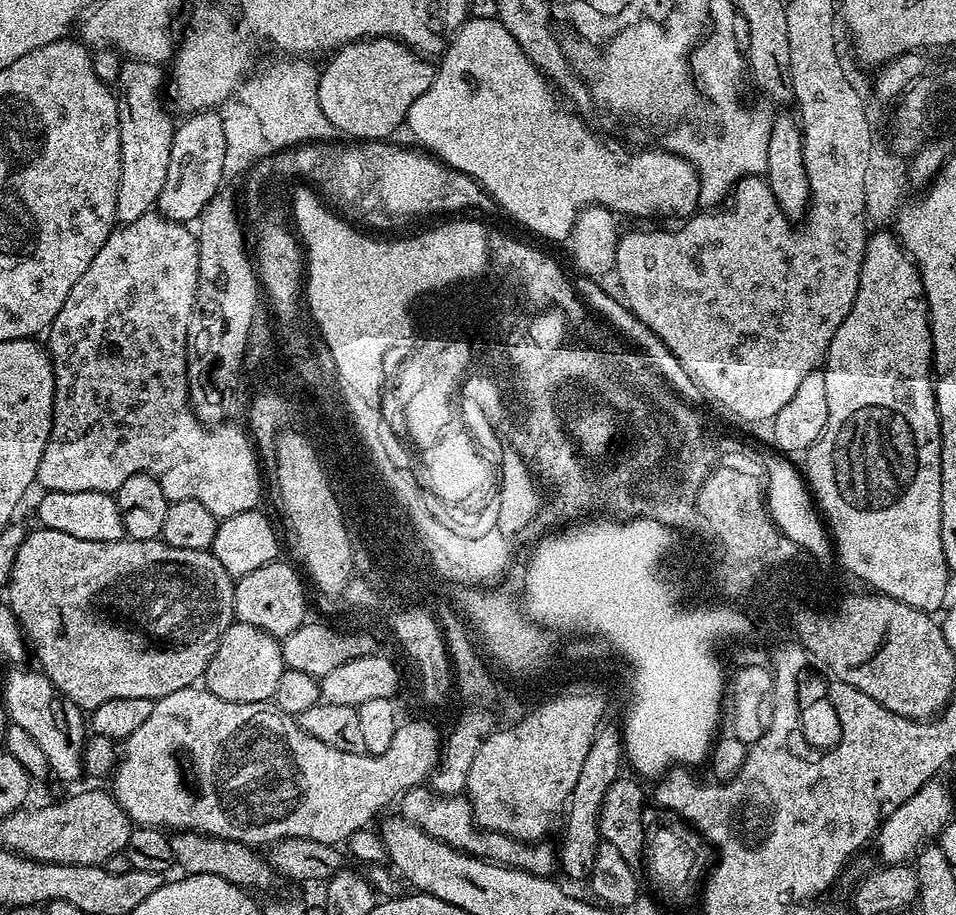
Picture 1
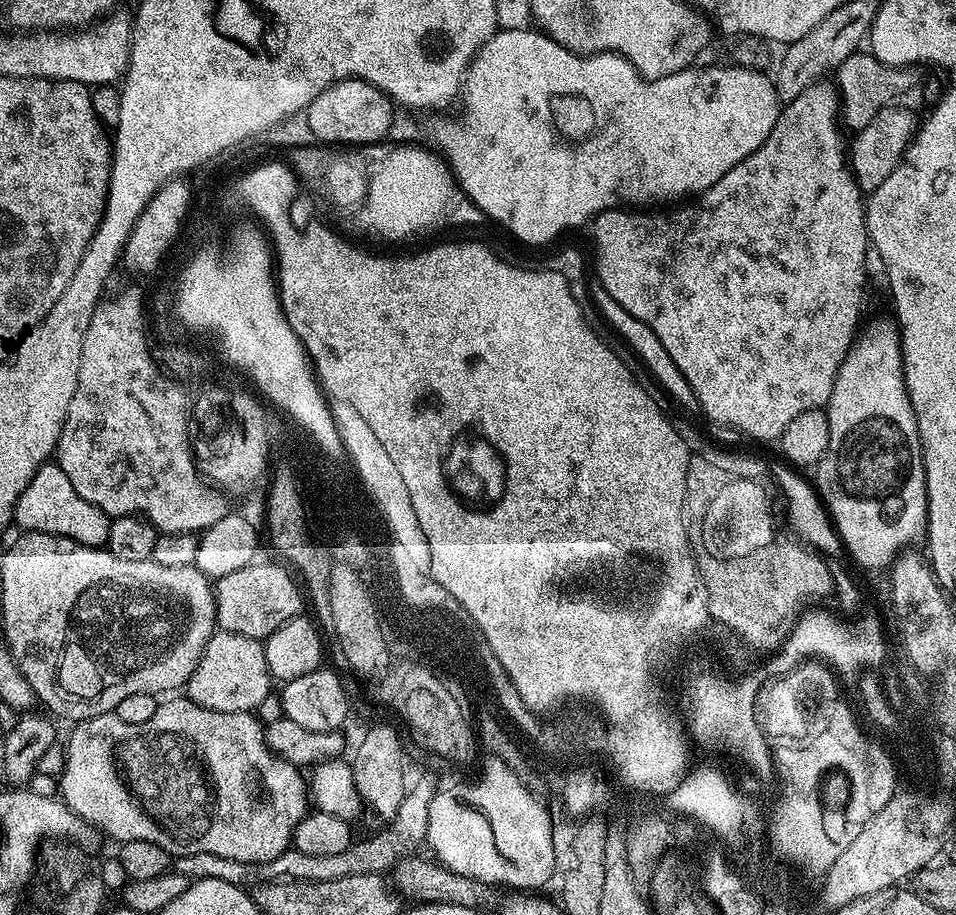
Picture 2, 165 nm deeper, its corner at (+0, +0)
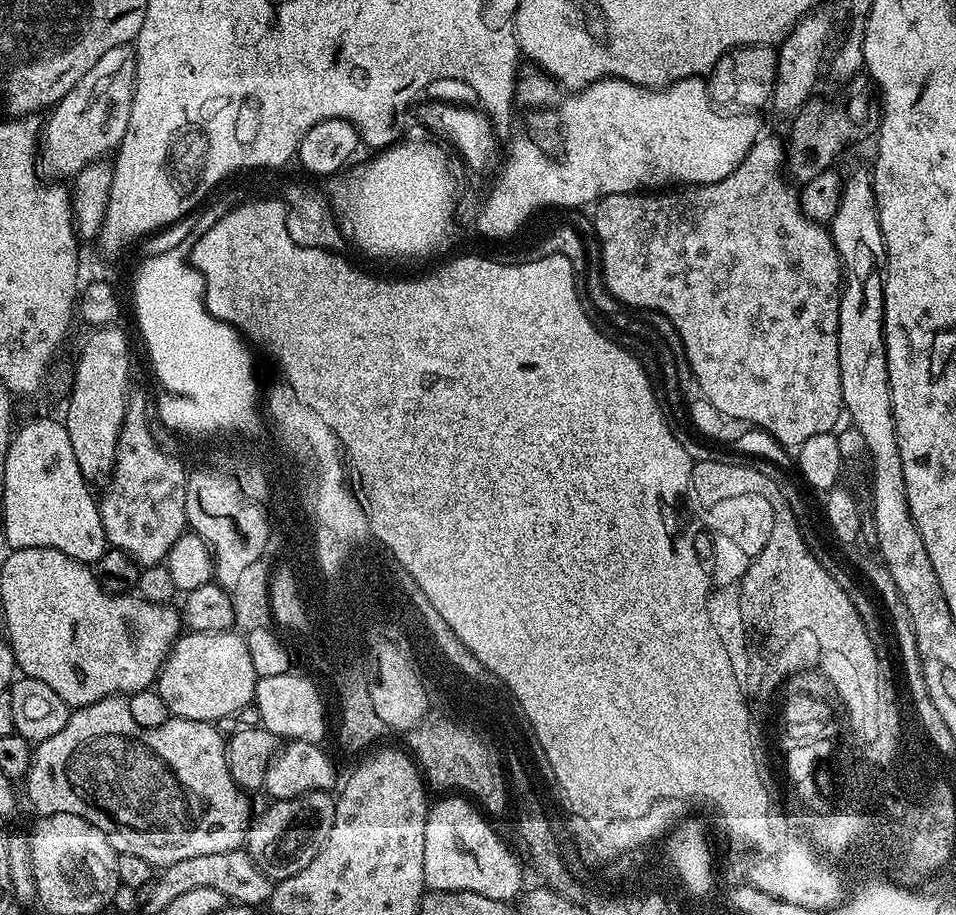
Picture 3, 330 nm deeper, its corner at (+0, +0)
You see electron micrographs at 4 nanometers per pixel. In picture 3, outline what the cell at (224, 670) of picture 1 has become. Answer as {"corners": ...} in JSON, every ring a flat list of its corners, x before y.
{"corners":[[188,630,177,637,172,651,165,658,154,690,162,702,166,702,173,717,221,722,227,716,235,717,255,701,257,679,247,639,239,631]]}

